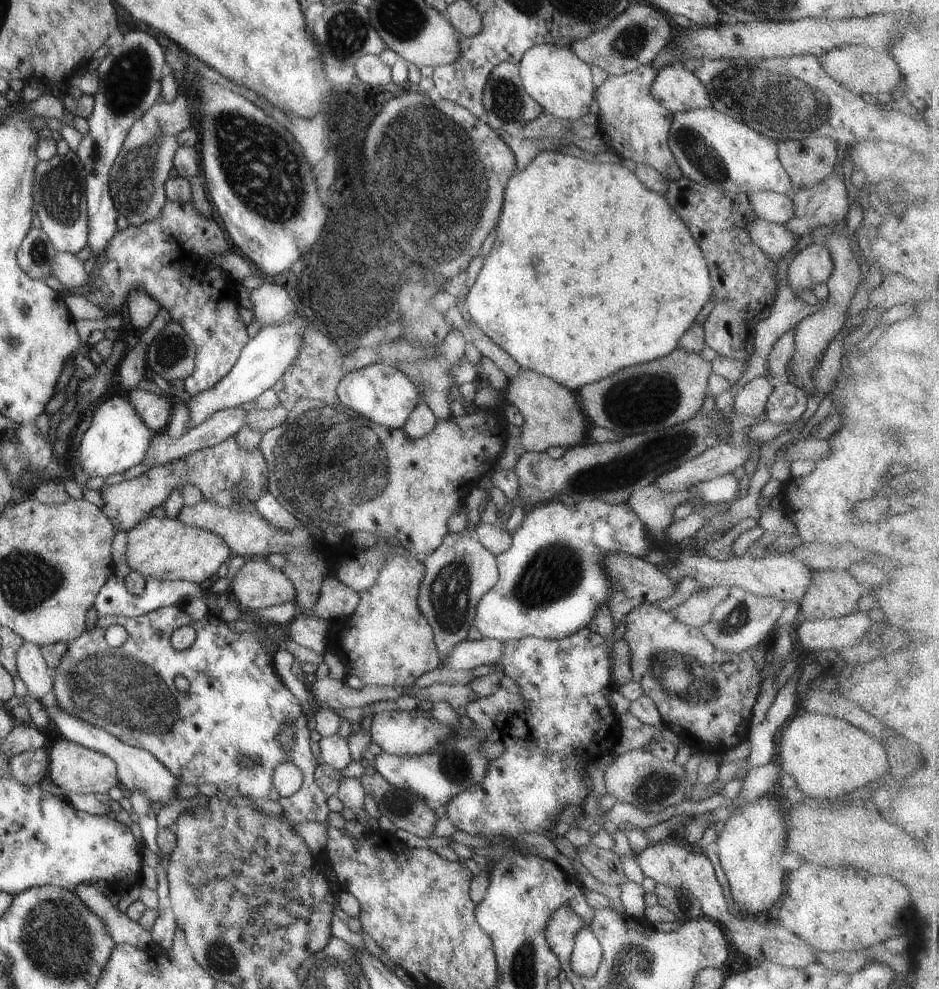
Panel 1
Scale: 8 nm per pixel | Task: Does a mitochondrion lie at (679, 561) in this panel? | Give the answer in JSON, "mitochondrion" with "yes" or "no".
{"mitochondrion":"no"}

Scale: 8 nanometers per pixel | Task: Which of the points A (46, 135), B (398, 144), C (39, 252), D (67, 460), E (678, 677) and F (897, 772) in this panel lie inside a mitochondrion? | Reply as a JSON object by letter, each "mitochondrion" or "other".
{"A":"other","B":"mitochondrion","C":"mitochondrion","D":"other","E":"mitochondrion","F":"other"}

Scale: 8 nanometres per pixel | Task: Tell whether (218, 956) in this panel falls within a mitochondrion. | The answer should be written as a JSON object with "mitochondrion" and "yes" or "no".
{"mitochondrion":"yes"}

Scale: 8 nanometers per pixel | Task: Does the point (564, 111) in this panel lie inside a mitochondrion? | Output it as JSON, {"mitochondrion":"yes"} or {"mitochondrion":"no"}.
{"mitochondrion":"no"}

